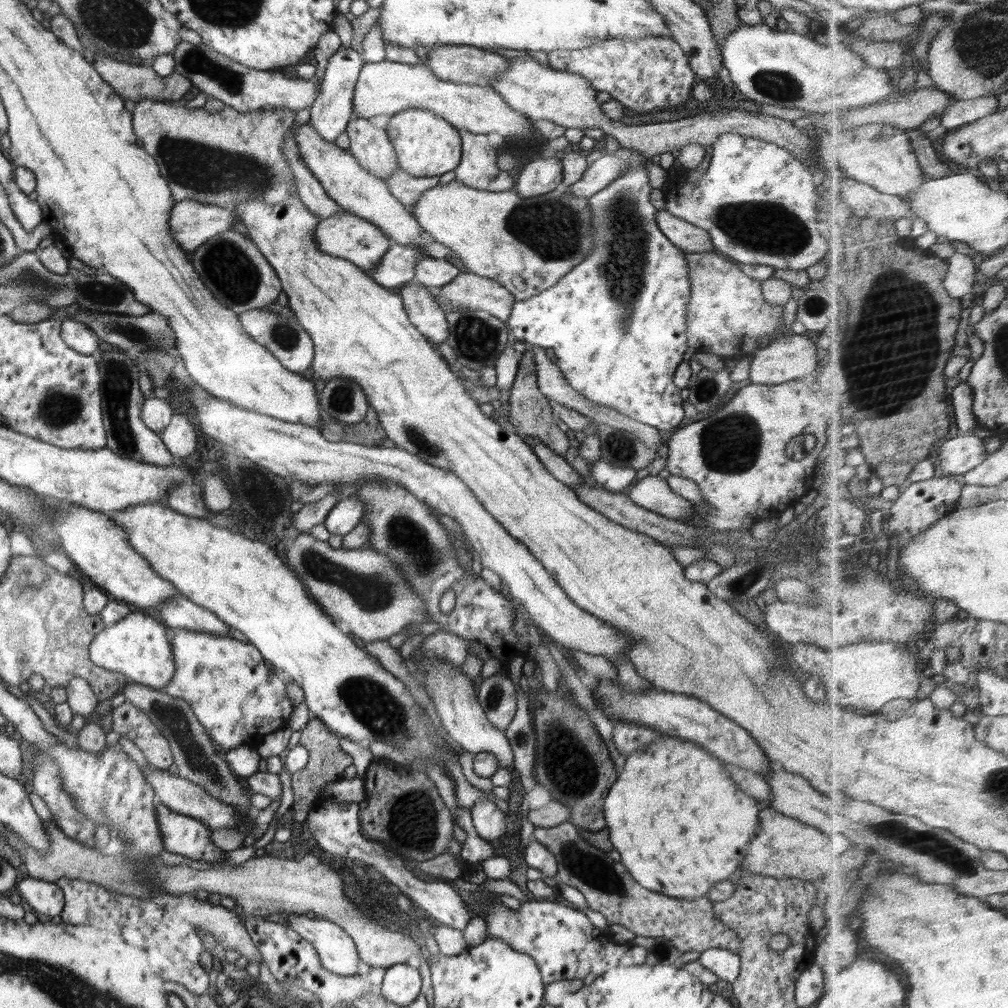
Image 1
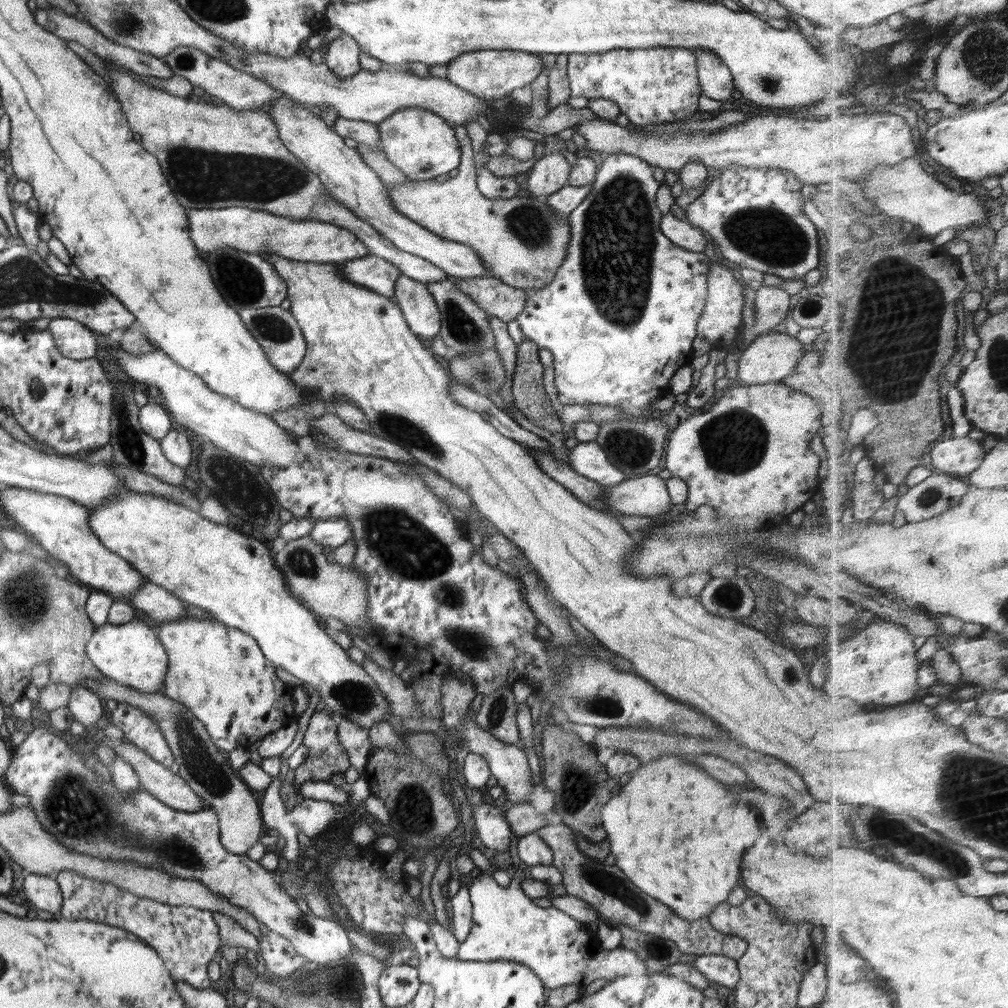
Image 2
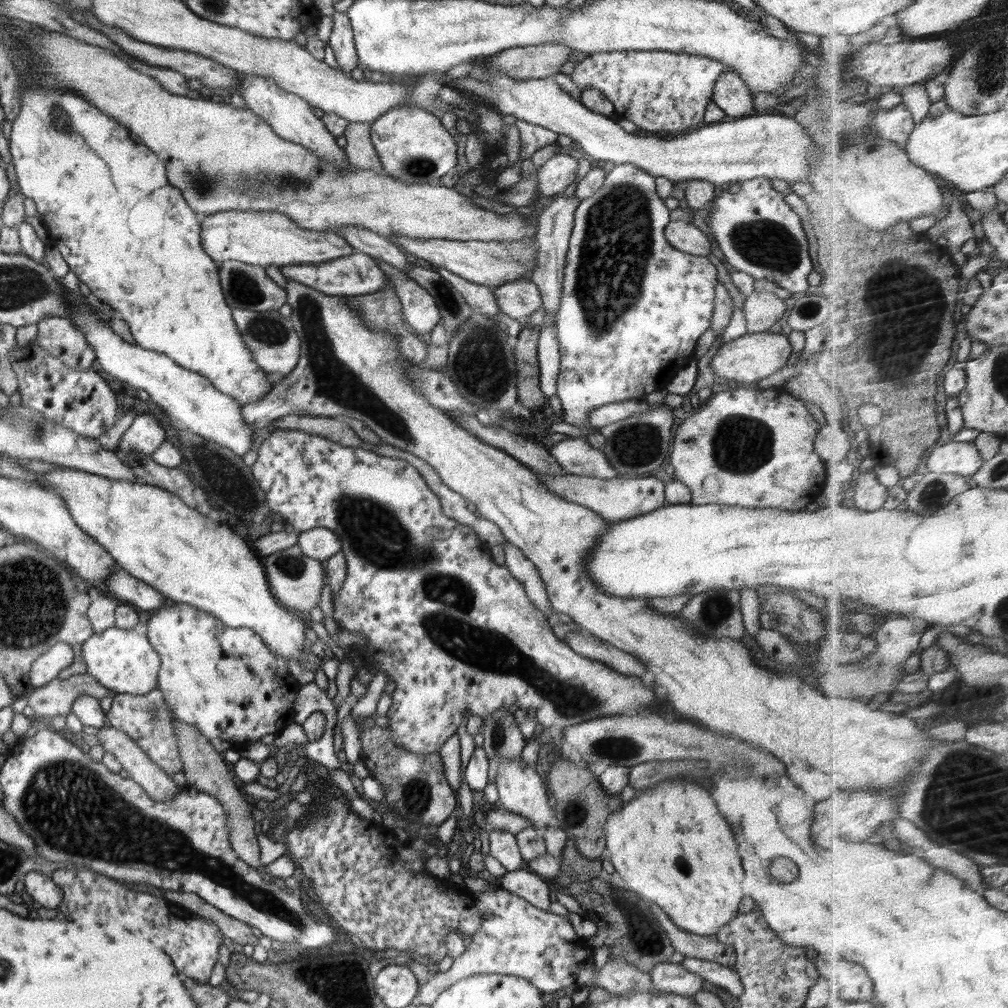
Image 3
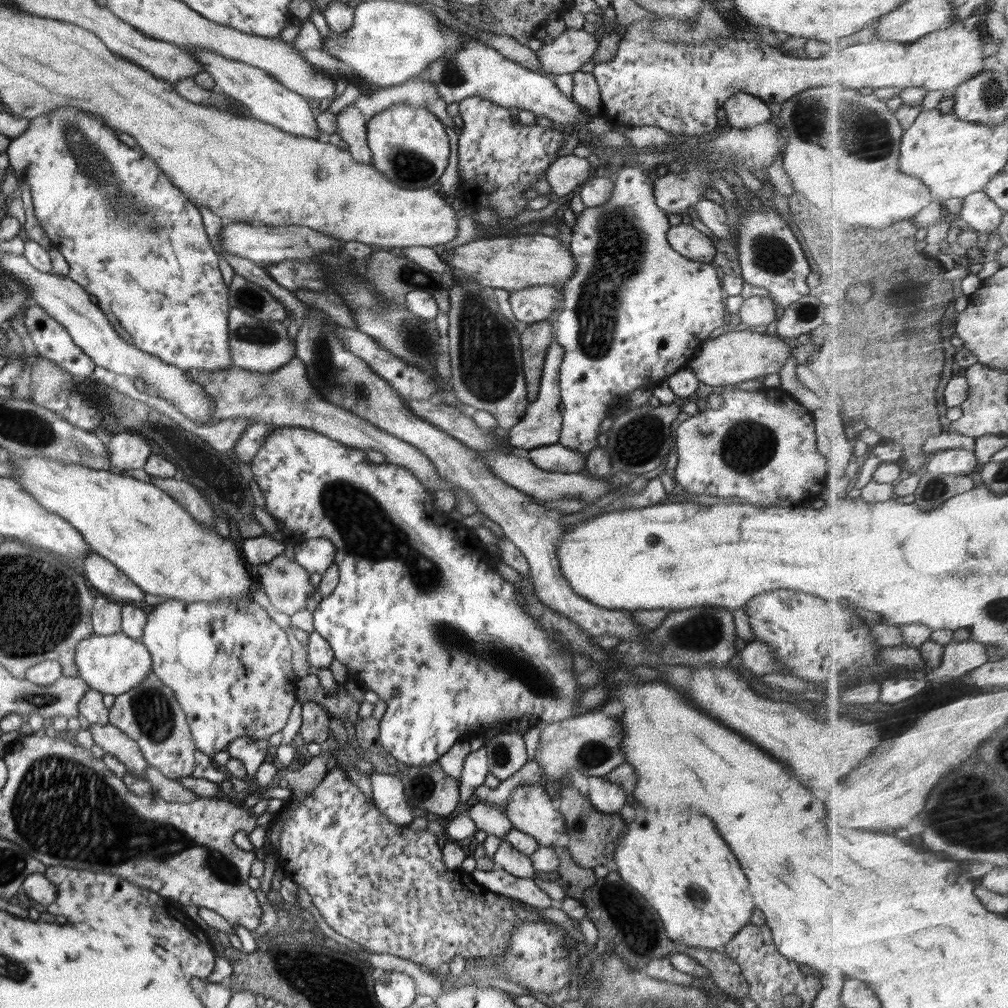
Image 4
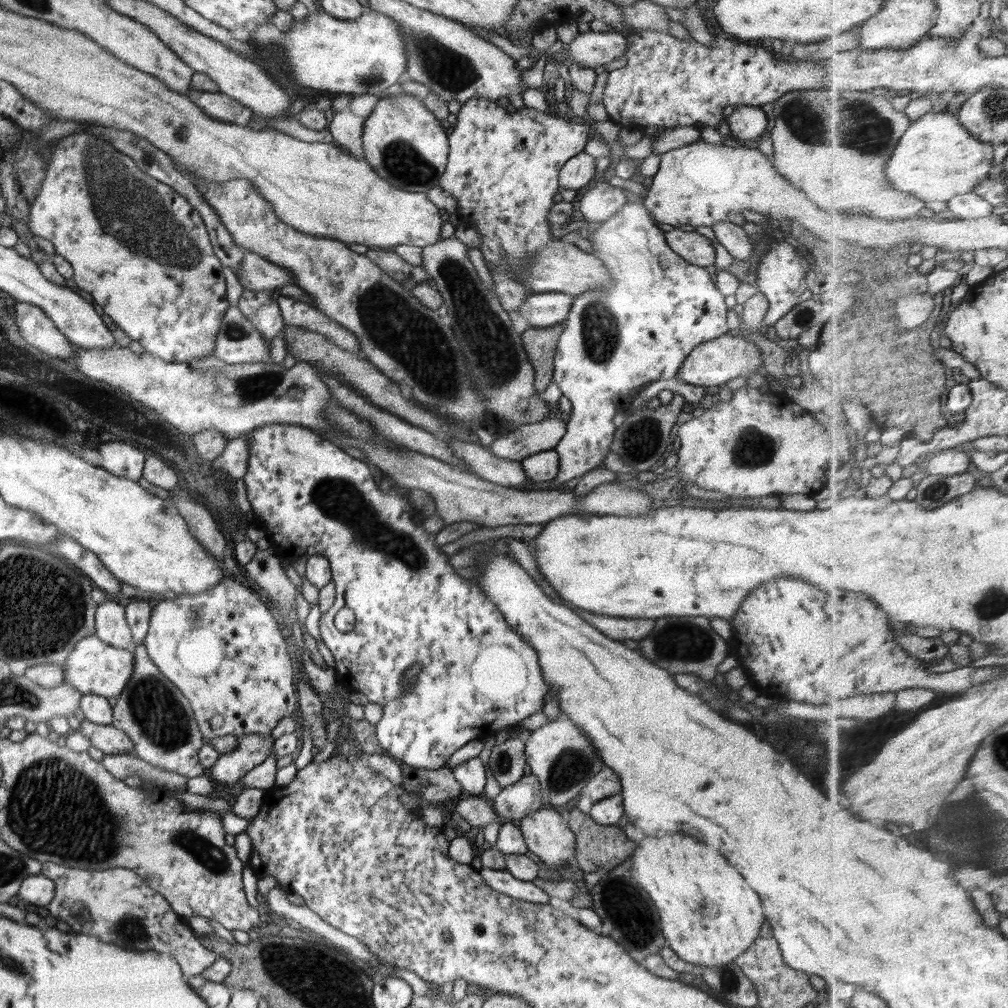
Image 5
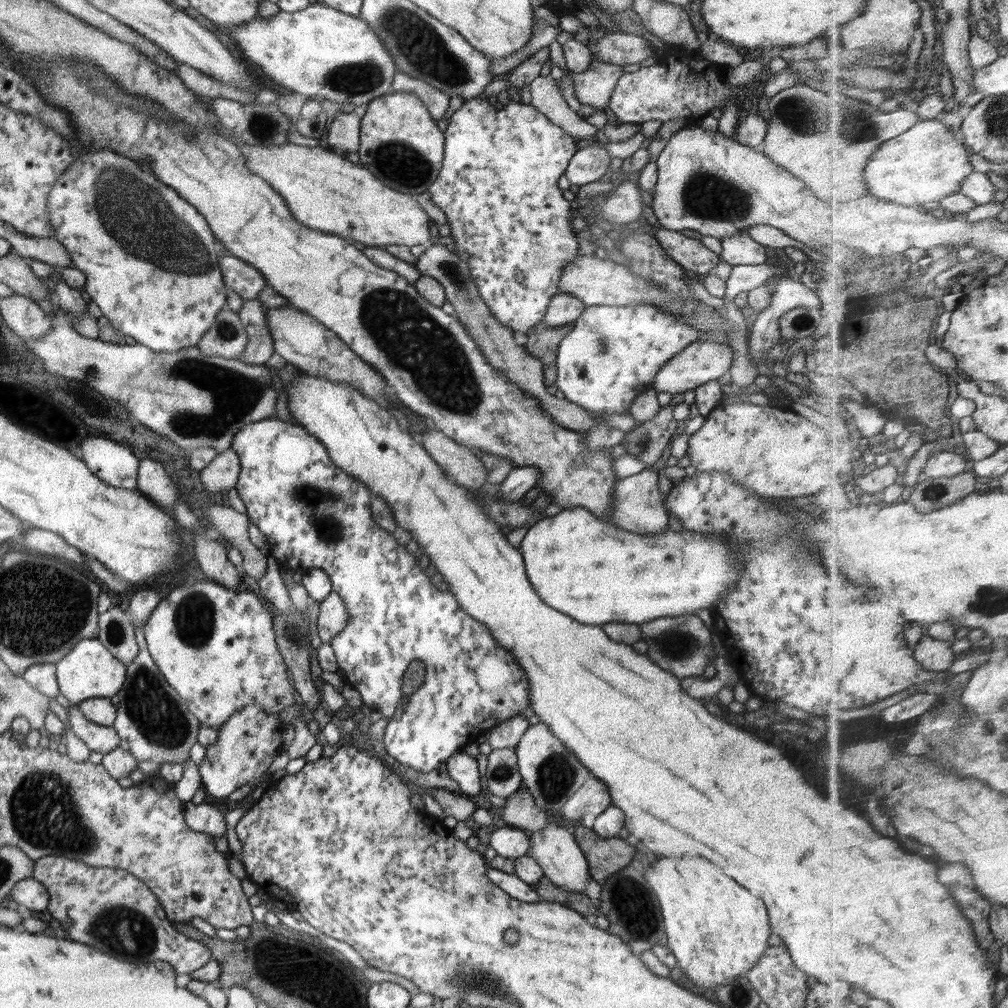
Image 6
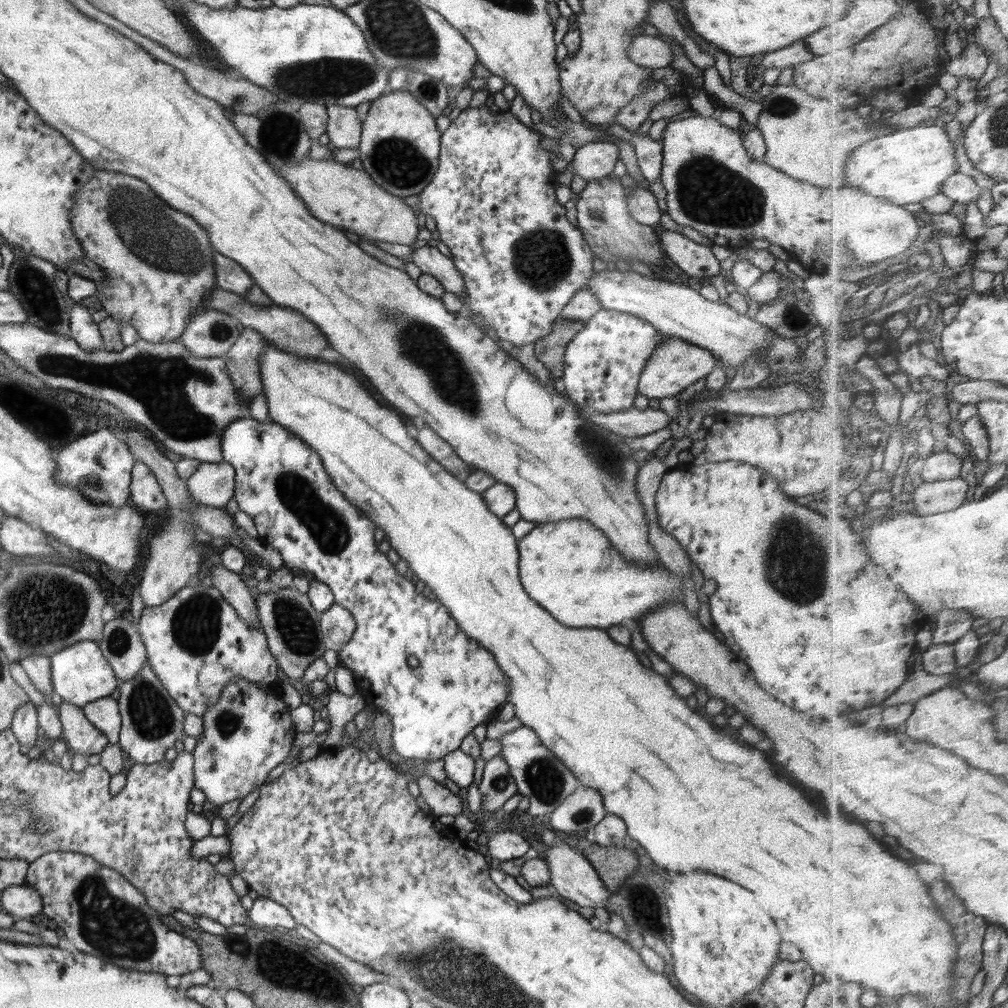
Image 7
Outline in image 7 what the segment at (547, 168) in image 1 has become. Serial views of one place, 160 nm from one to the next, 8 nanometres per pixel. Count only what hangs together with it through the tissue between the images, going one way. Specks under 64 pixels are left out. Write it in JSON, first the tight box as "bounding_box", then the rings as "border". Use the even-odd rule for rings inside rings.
{"bounding_box":[569,141,619,182],"border":[[[594,141],[578,147],[569,170],[586,182],[613,174],[619,160],[619,148],[610,142]]]}

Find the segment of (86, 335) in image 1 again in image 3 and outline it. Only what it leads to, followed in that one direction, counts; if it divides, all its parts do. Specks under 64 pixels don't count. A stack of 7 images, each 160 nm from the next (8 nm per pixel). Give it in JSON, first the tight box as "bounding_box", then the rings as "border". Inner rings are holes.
{"bounding_box":[34,318,95,370],"border":[[[41,318],[36,326],[37,337],[34,342],[41,348],[74,370],[91,368],[95,360],[94,349],[86,342],[84,335],[70,318]]]}

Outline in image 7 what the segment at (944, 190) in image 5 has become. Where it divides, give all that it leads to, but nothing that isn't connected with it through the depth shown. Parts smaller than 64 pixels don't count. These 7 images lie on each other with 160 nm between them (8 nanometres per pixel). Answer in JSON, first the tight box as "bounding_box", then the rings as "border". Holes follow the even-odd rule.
{"bounding_box":[848,124,960,206],"border":[[[919,124],[878,137],[856,150],[848,164],[848,183],[904,206],[942,194],[946,183],[958,174],[958,170],[960,162],[956,158],[956,146],[944,125]]]}

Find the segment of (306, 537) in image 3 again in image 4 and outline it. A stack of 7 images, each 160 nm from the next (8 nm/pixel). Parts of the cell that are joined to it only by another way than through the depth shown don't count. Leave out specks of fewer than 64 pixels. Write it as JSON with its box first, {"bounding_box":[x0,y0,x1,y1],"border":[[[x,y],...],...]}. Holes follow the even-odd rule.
{"bounding_box":[295,538,336,579],"border":[[[309,538],[295,546],[295,560],[316,579],[328,570],[335,554],[336,547],[327,538]]]}

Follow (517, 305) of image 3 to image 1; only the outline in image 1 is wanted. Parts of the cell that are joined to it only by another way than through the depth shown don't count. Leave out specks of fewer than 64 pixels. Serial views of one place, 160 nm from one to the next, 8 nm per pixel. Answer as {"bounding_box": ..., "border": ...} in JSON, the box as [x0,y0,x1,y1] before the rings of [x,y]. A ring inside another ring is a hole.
{"bounding_box":[440,271,515,323],"border":[[[470,271],[458,273],[458,277],[442,287],[440,298],[445,312],[463,308],[483,310],[505,323],[515,301],[504,286]]]}

